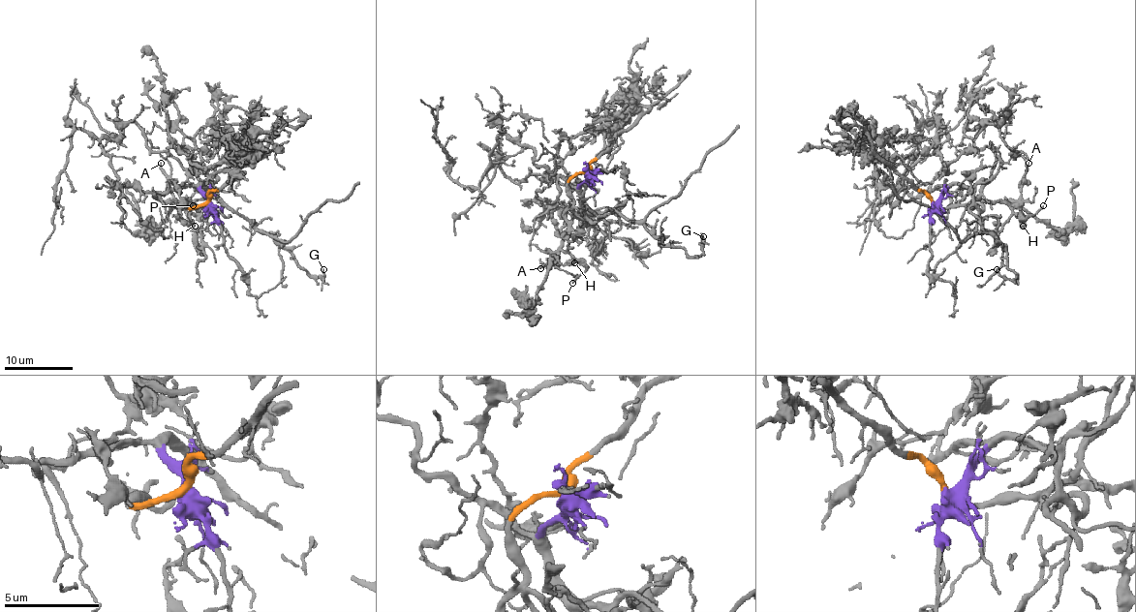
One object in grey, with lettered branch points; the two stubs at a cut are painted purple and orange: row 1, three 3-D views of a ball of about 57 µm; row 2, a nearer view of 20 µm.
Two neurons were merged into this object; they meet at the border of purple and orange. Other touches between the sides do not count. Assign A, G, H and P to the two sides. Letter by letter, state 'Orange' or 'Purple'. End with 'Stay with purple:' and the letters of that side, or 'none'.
A: Orange
G: Purple
H: Orange
P: Orange
Stay with purple: G

